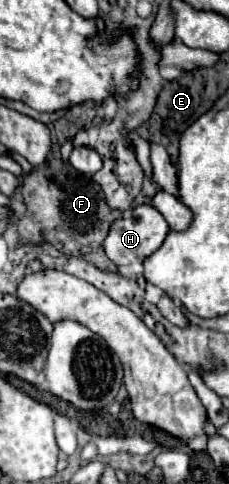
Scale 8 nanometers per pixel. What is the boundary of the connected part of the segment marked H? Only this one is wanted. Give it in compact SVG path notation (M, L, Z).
M139 205L133 209L131 217L113 221L113 225L109 227L109 233L103 241L103 251L117 267L125 267L135 261L143 261L153 251L157 251L161 247L161 243L165 241L167 233L169 233L167 221L163 221L163 217L159 217L159 213L155 213L155 209L151 209L151 205Z

